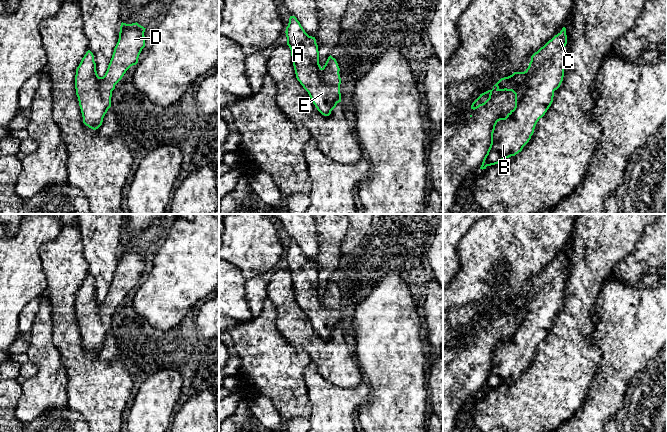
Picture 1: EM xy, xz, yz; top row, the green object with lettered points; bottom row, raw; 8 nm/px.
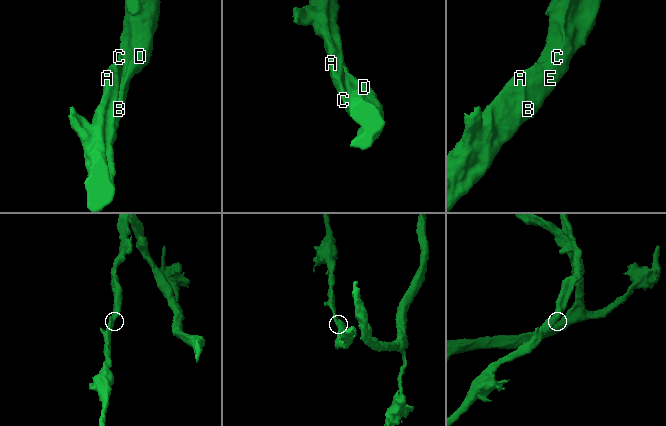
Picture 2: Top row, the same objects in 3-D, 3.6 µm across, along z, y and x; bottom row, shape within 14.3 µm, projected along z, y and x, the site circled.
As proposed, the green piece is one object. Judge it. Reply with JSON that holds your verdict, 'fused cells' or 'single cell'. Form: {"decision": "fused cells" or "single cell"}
{"decision": "single cell"}

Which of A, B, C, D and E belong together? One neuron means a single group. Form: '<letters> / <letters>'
A B C D E

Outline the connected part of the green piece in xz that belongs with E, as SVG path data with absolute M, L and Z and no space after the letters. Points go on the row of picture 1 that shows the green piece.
M290 16L285 33L297 80L308 92L317 110L329 116L341 102L340 68L336 59L330 55L325 65L320 66L315 37L305 32L295 16Z

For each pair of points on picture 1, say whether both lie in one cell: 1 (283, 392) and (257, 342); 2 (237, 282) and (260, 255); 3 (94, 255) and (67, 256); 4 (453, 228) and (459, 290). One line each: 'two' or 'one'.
1: one
2: two
3: two
4: two

